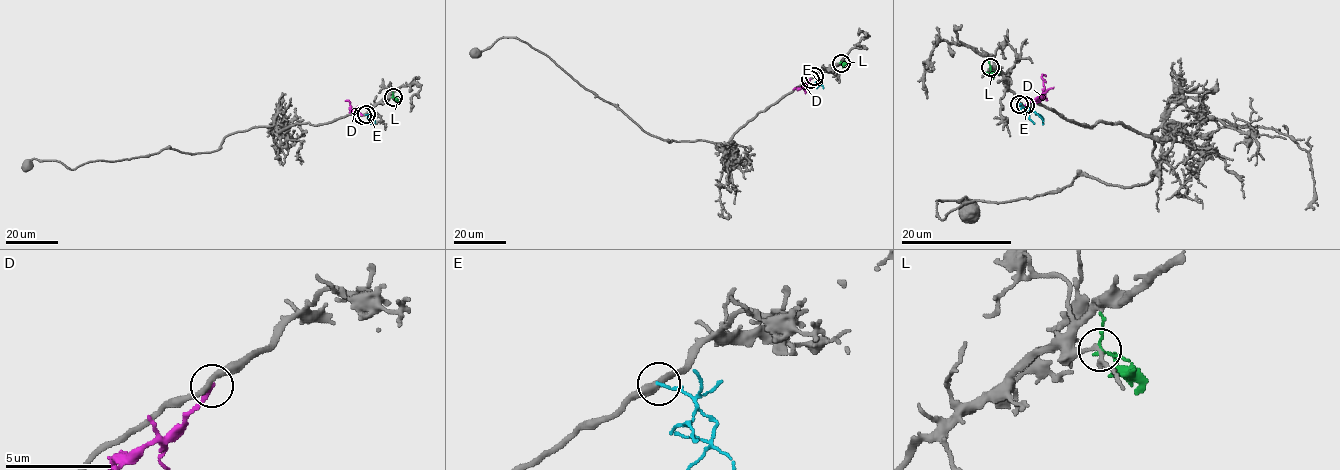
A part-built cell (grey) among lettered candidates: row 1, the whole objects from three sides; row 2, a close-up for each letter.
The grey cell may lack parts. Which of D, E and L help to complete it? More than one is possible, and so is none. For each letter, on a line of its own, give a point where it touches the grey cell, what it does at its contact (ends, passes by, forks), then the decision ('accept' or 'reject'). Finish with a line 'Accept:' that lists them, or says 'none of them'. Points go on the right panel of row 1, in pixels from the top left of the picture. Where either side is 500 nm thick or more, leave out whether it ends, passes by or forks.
D: meets grey at (1025, 105); it ends there; reject
E: meets grey at (1019, 104); it ends there; reject
L: meets grey at (990, 67); it passes by; reject
Accept: none of them

